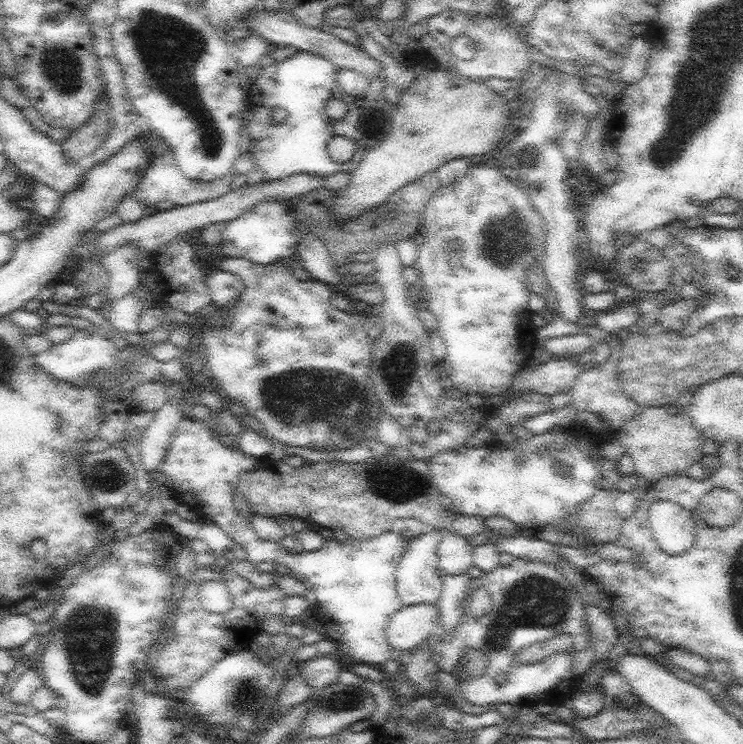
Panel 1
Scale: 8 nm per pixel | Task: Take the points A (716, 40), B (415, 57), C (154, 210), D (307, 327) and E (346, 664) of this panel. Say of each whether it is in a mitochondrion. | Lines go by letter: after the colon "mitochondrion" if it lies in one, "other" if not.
A: mitochondrion
B: other
C: other
D: other
E: other

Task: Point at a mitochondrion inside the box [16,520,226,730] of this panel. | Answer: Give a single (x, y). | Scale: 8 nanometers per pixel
(92, 633)

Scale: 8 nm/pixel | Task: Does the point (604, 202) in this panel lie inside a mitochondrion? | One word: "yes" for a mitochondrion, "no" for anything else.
no

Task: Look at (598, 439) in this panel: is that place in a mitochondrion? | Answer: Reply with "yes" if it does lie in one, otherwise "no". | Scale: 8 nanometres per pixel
no

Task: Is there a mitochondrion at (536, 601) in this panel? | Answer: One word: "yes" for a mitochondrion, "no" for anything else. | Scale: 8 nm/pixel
yes

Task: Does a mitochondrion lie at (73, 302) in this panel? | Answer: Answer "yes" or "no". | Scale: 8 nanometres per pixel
no

